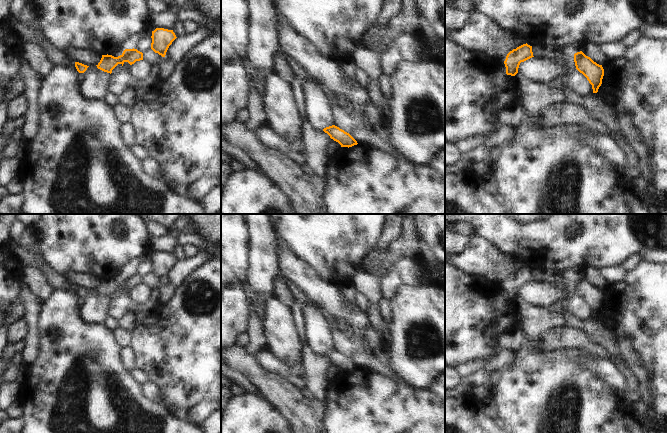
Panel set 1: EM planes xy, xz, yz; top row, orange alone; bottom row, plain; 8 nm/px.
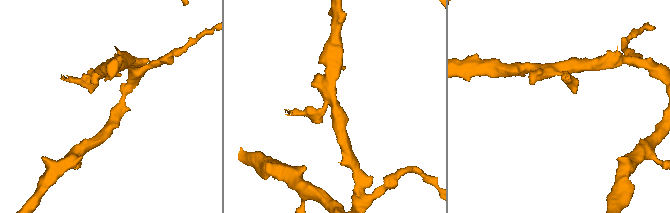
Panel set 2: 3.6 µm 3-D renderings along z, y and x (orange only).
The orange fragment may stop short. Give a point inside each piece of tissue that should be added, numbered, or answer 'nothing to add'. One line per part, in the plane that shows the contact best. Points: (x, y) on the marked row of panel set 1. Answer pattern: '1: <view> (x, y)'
nothing to add

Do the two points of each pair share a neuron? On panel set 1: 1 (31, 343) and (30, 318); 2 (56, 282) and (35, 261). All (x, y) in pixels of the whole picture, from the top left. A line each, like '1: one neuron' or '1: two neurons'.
1: one neuron
2: one neuron

